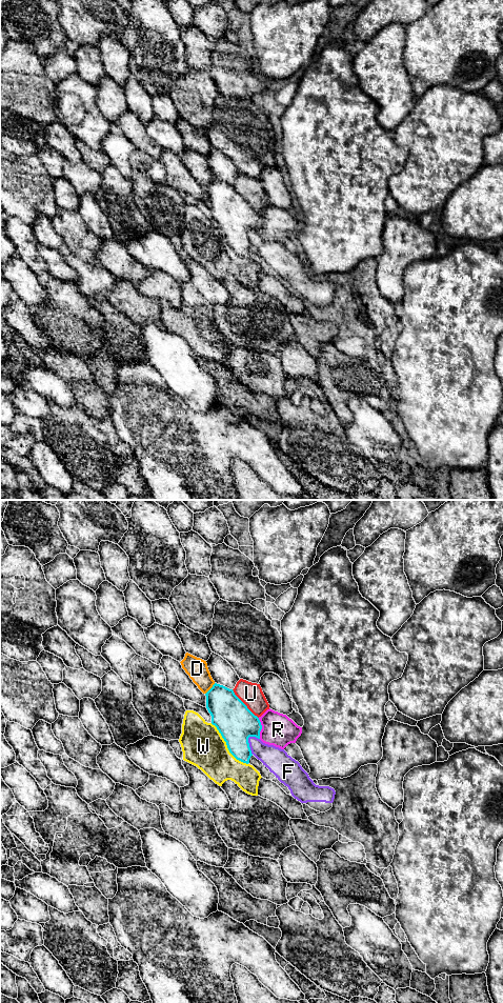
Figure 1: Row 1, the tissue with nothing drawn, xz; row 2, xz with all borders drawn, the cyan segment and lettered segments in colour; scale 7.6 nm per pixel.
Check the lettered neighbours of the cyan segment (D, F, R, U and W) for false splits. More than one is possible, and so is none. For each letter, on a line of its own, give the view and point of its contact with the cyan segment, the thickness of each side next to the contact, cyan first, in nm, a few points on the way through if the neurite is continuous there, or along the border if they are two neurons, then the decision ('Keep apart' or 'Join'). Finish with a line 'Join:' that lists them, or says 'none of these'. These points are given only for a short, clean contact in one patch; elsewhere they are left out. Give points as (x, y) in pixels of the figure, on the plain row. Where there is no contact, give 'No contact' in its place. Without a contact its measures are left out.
D: Touches cyan at xz (210, 183). Thickness 280 nm (cyan) against 160 nm. Keep apart
F: Touches cyan at xz (248, 240). Thickness 280 nm (cyan) against 190 nm. Keep apart
R: Touches cyan at xz (261, 223). Thickness 280 nm (cyan) against 240 nm. Keep apart
U: Touches cyan at xz (244, 199). Thickness 280 nm (cyan) against 180 nm. Keep apart
W: Touches cyan at xz (227, 241). Thickness 280 nm (cyan) against 320 nm. Keep apart
Join: none of these

